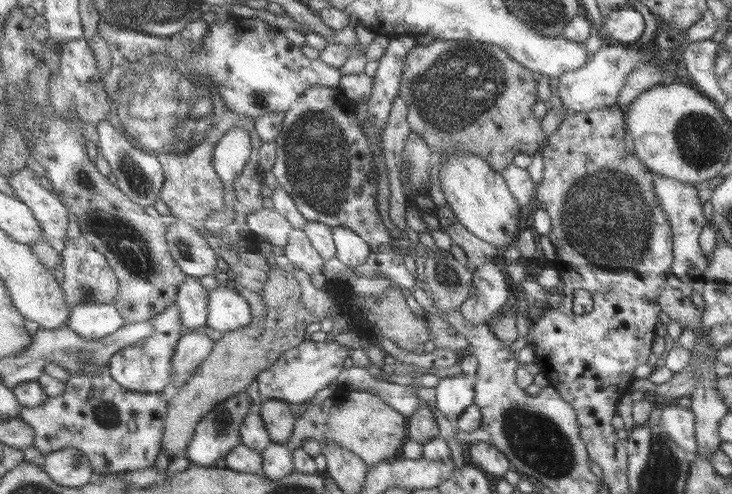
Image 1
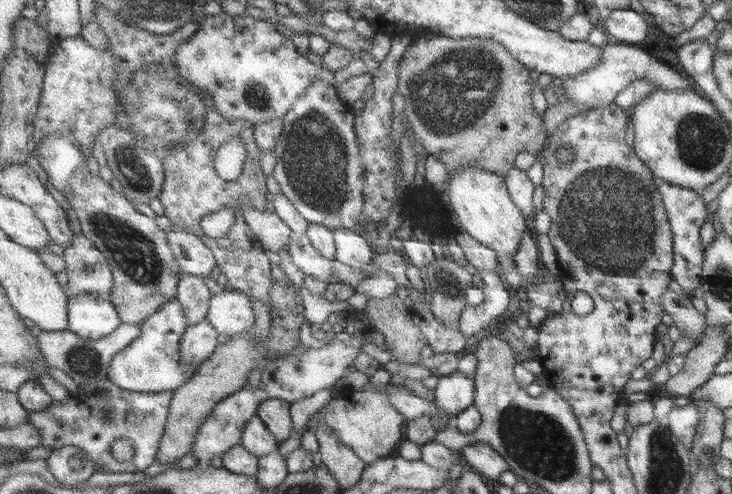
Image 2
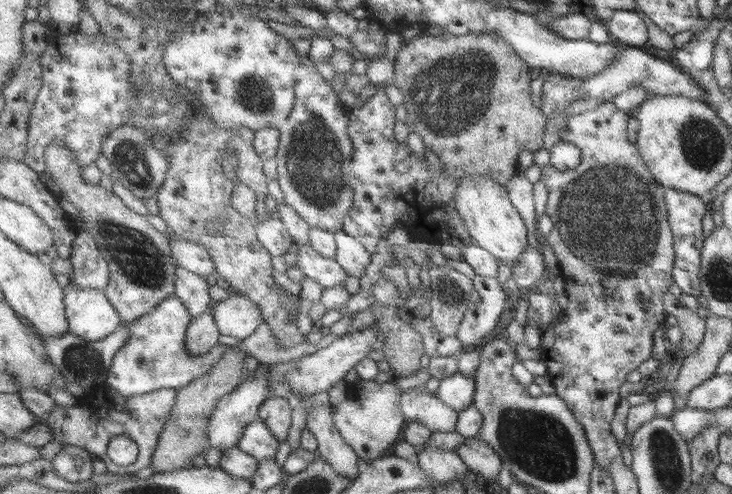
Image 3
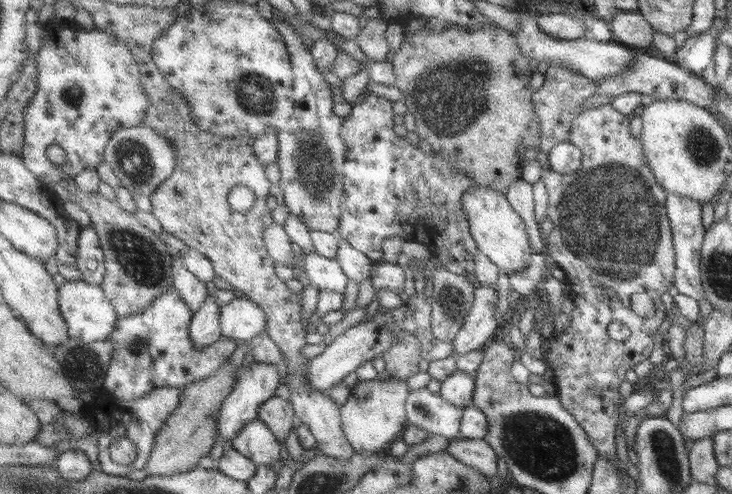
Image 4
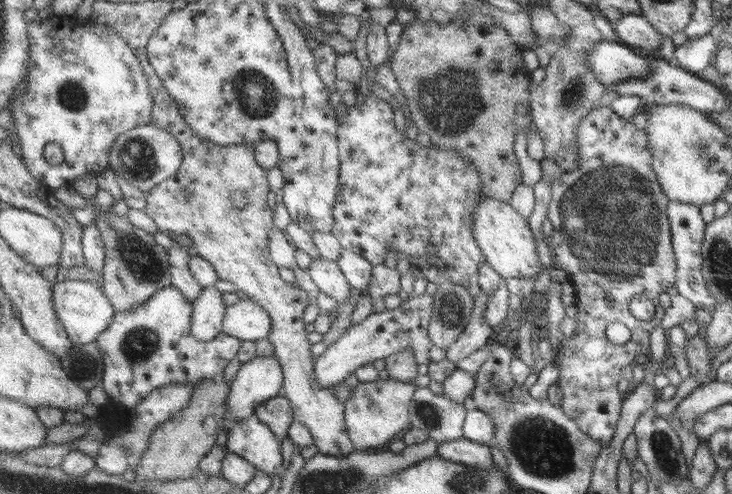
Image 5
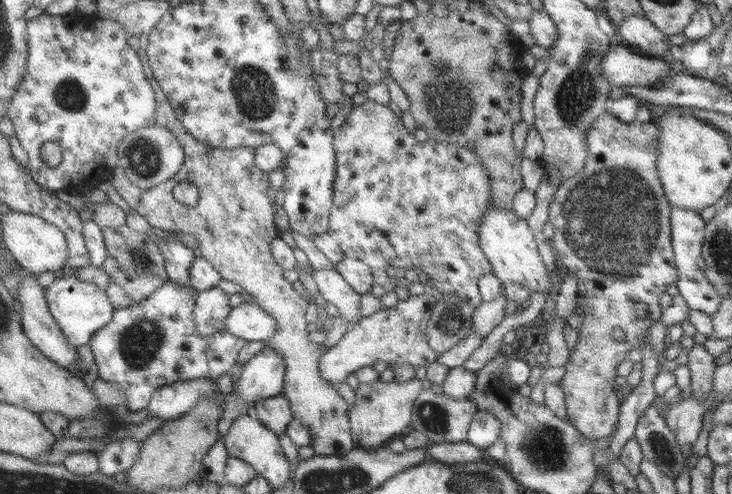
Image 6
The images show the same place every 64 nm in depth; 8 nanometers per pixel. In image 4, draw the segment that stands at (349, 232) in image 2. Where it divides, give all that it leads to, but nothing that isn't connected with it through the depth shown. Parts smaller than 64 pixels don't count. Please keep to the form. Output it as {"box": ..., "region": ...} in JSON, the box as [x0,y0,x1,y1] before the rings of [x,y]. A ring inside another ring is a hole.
{"box":[336,237,374,286],"region":[[[340,237],[340,240],[341,246],[336,259],[341,263],[343,271],[345,271],[350,280],[357,281],[363,286],[365,279],[372,277],[374,260],[359,249],[355,249],[347,239]]]}

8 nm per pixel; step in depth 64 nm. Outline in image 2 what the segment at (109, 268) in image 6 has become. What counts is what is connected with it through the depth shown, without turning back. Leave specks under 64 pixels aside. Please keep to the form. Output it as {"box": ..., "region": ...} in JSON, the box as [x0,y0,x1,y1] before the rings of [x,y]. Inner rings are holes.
{"box":[36,131,183,325],"region":[[[55,131],[36,146],[41,154],[39,169],[44,177],[66,197],[77,213],[82,232],[107,257],[115,275],[109,299],[118,308],[122,323],[143,325],[178,294],[183,270],[170,246],[168,232],[154,217],[141,212],[123,192],[115,190],[97,173],[91,173],[87,157],[71,133]]]}

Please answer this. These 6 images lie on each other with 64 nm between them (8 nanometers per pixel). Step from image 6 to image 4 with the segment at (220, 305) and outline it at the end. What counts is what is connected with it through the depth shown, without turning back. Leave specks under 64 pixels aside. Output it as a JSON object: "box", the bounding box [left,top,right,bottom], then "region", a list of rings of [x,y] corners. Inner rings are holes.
{"box":[190,281,224,350],"region":[[[214,281],[205,282],[209,296],[202,310],[196,311],[191,318],[190,338],[198,350],[204,350],[218,342],[224,335],[222,334],[221,312],[222,307],[215,300]]]}

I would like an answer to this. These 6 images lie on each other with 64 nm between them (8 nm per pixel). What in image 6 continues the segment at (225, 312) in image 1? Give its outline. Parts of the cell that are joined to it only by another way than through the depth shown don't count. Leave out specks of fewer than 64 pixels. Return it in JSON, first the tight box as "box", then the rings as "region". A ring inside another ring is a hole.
{"box":[225,301,278,344],"region":[[[255,301],[233,307],[229,317],[225,330],[247,342],[262,341],[269,344],[278,330],[277,320]]]}

